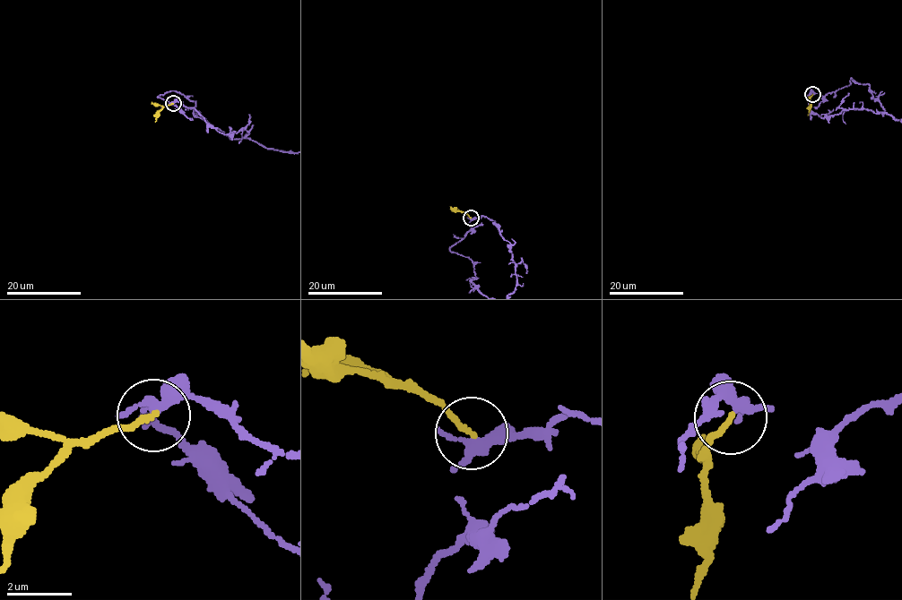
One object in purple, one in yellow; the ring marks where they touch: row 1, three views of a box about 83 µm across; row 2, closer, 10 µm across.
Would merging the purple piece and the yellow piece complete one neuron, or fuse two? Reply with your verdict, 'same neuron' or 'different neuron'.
different neuron

